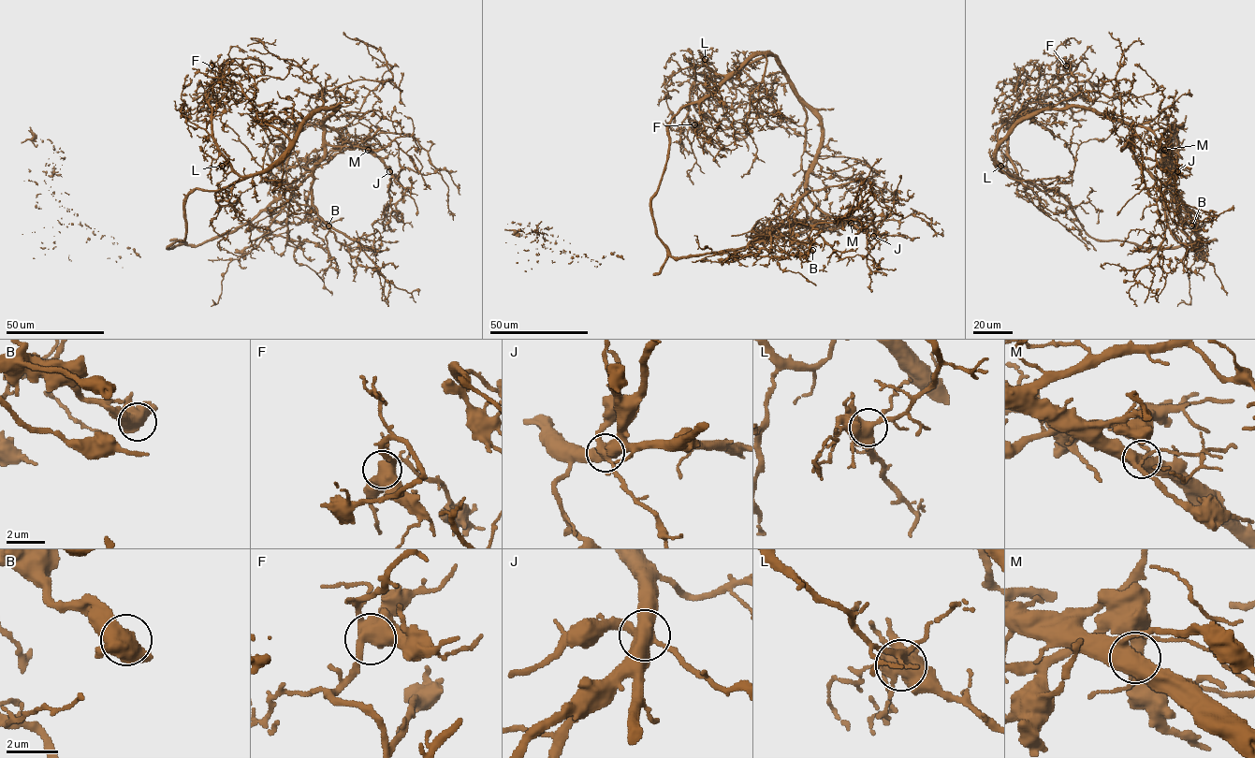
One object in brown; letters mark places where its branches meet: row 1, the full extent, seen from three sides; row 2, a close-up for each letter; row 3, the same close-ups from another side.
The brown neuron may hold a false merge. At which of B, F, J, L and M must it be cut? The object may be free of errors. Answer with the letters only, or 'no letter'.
J

